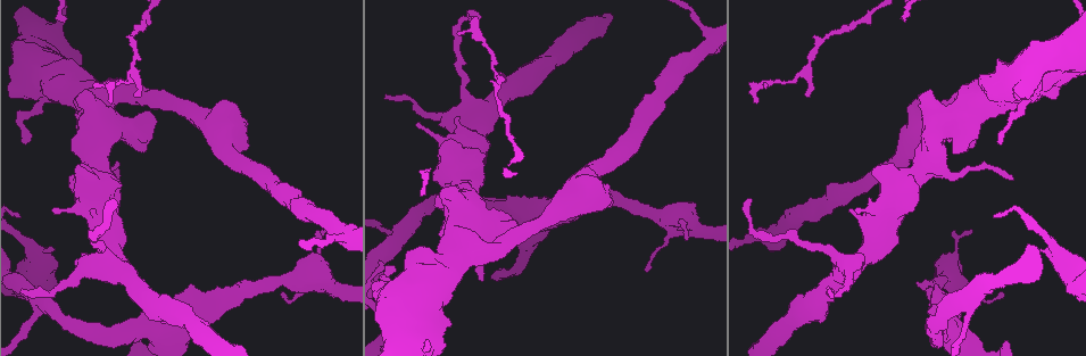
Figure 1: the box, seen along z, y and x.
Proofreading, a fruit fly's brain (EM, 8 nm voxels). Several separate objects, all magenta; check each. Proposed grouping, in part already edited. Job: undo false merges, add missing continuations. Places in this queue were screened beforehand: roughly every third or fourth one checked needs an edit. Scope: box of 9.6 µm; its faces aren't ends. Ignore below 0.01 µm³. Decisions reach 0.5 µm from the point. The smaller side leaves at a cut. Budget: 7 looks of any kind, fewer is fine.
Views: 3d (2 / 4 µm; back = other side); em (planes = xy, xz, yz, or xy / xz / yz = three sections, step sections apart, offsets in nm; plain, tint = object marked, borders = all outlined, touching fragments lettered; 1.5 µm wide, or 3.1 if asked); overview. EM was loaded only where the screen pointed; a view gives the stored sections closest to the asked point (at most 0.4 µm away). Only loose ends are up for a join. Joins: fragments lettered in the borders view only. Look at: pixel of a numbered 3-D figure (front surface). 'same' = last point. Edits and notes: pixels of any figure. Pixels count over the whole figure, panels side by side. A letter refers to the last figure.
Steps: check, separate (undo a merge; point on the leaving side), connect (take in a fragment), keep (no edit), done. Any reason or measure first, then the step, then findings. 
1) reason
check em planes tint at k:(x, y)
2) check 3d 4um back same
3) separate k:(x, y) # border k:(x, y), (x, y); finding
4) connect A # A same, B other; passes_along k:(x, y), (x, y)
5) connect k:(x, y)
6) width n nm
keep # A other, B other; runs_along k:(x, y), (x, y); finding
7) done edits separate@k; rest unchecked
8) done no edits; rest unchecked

sharp bend
check 3d 2um at 1:(1009, 118)

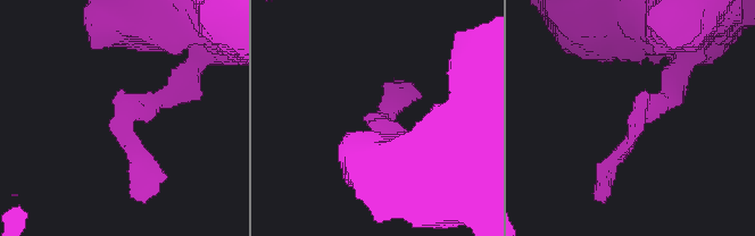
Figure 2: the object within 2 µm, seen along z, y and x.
check em planes borders at 2:(124, 122)

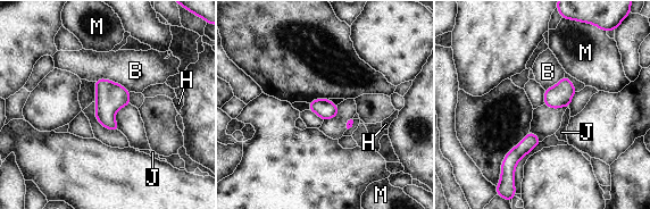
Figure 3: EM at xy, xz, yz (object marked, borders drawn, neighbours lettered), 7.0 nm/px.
width 90 nm
keep # B other, H other, J other, M other; border 3:(94, 81), (108, 78), (128, 92); all the same neuron

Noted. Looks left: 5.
check 3d 4um at 1:(941, 166)

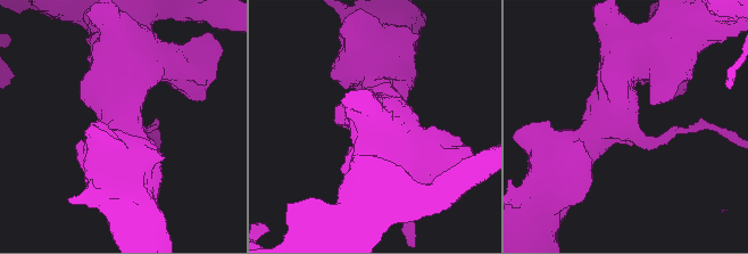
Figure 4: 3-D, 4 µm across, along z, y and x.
arms 3; arm_widths 200, 500, 750 nm; now the EM
check em planes tint at 4:(629, 126)

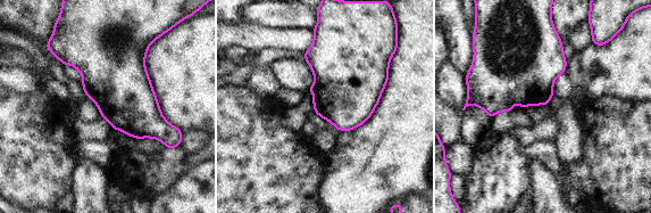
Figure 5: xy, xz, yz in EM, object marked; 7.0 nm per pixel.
check em planes borders same

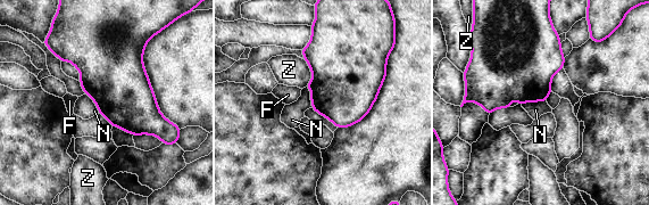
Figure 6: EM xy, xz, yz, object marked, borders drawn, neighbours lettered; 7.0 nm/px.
width 440 nm
keep # F other, N other, Z other; border 6:(305, 87), (310, 90), (311, 107); all the same neuron

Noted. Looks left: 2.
branch point
check 3d 4um at 1:(494, 64)

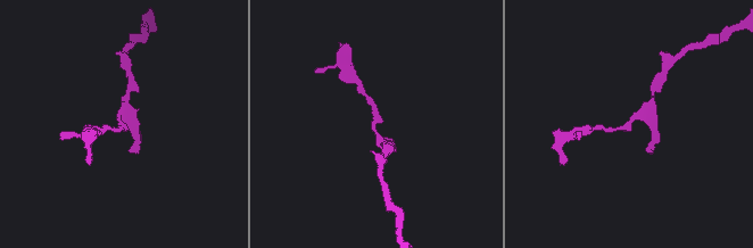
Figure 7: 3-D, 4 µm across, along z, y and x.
check em planes borders at 7:(375, 121)

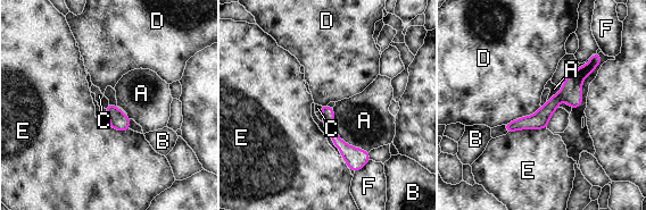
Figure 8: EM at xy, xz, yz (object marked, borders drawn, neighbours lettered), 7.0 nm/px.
width 90 nm
keep # A other, B other, C other, D other, E other, F other; border 8:(332, 108), (336, 133), (367, 152); one neuron here

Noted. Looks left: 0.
done no edits; rest unchecked

